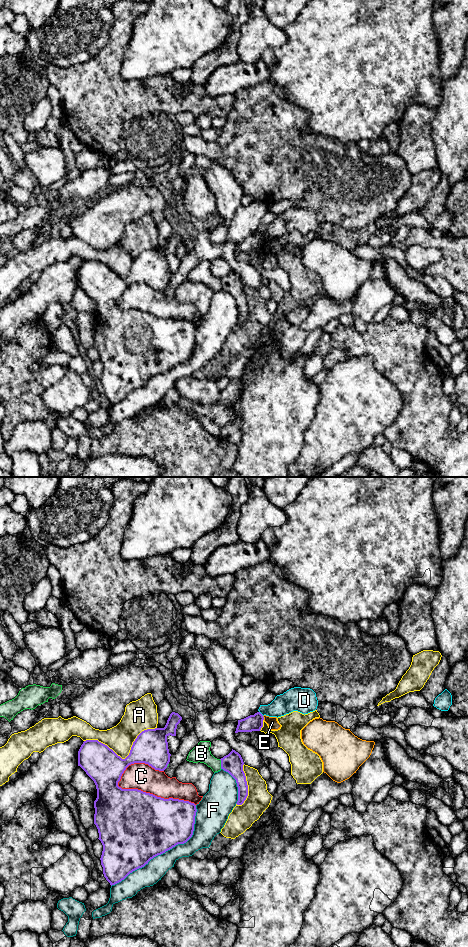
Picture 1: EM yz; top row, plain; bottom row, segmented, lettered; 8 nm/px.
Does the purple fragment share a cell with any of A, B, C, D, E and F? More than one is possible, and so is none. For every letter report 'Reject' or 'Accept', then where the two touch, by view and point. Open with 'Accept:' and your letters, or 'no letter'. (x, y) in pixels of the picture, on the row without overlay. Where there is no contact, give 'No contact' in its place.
Accept: no letter
A: Reject. Touches purple at yz (125, 278)
B: Reject. Touches purple at yz (221, 284)
C: Reject. Touches purple at yz (154, 315)
D: Reject. Touches purple at yz (260, 233)
E: Reject. Touches purple at yz (263, 238)
F: Reject. Touches purple at yz (166, 370)

